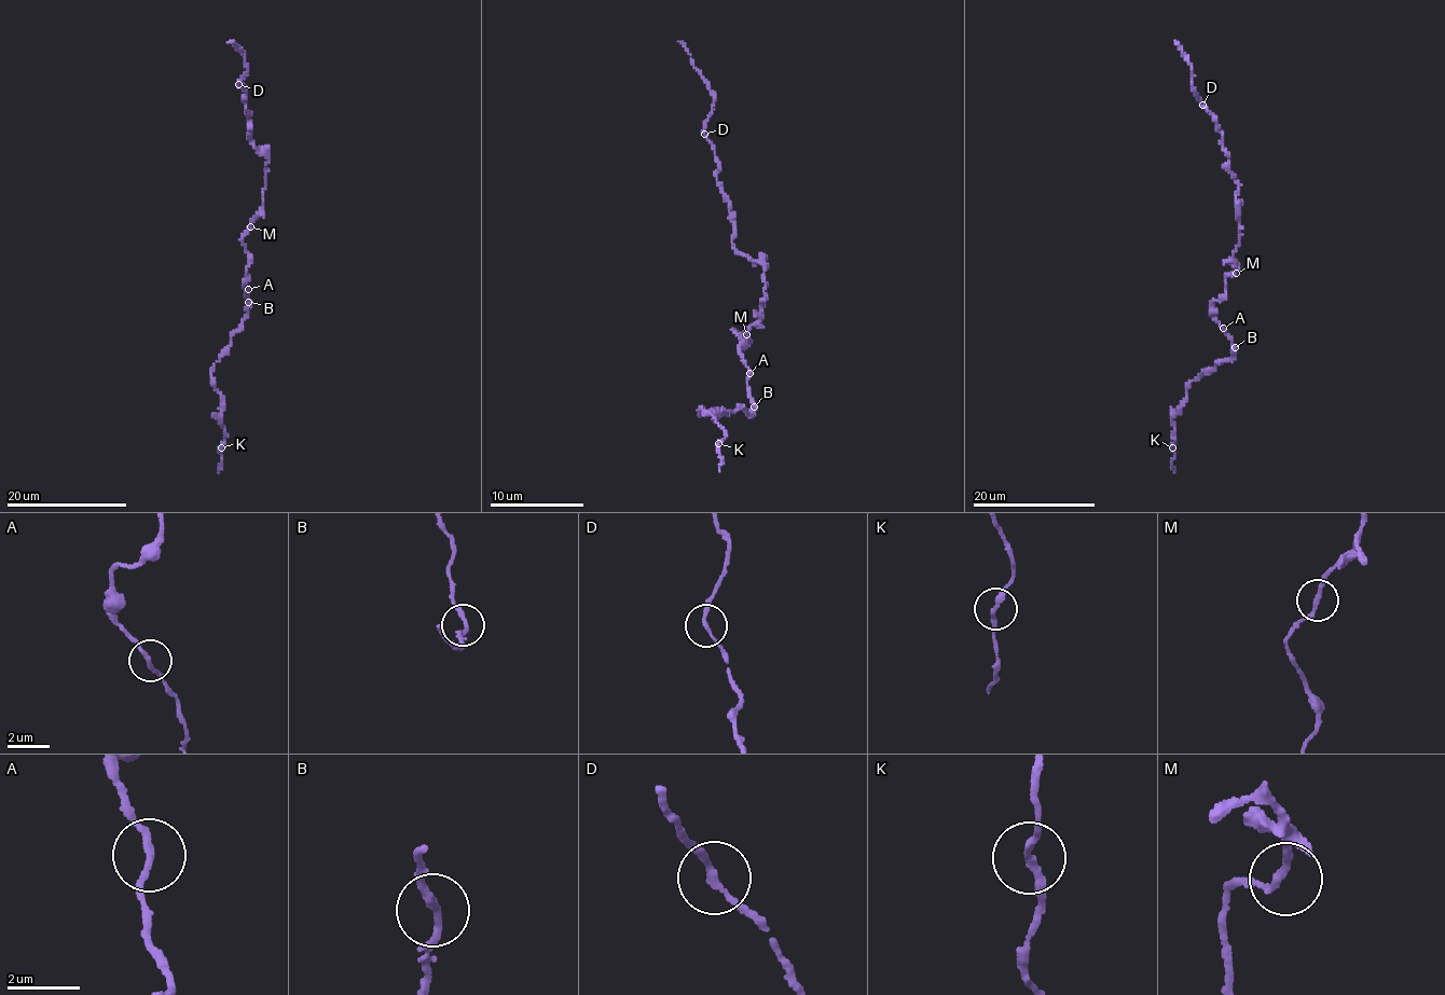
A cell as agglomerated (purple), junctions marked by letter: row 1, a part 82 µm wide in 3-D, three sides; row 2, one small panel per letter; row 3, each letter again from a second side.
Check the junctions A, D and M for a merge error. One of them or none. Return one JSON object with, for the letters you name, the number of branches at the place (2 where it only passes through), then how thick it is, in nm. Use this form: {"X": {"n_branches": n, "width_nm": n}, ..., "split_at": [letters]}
{"split_at": []}

